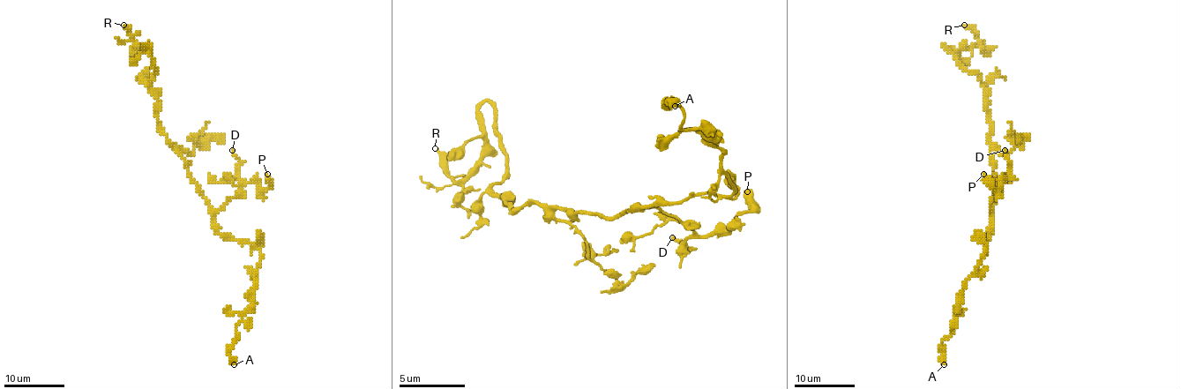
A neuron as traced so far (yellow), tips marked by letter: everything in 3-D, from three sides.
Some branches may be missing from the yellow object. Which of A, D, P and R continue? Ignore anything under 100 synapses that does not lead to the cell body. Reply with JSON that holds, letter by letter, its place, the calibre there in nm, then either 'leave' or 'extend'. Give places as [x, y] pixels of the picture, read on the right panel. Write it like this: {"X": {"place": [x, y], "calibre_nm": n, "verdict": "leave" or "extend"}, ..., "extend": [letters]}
{"A": {"place": [944, 364], "calibre_nm": 600, "verdict": "leave"}, "D": {"place": [1005, 150], "calibre_nm": 180, "verdict": "leave"}, "P": {"place": [983, 174], "calibre_nm": 550, "verdict": "leave"}, "R": {"place": [964, 25], "calibre_nm": 200, "verdict": "extend"}, "extend": ["R"]}

